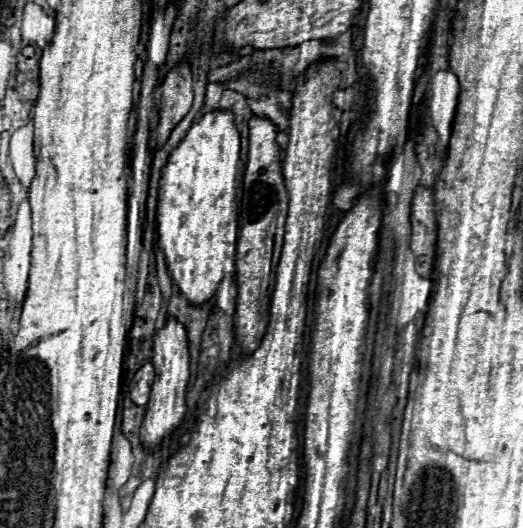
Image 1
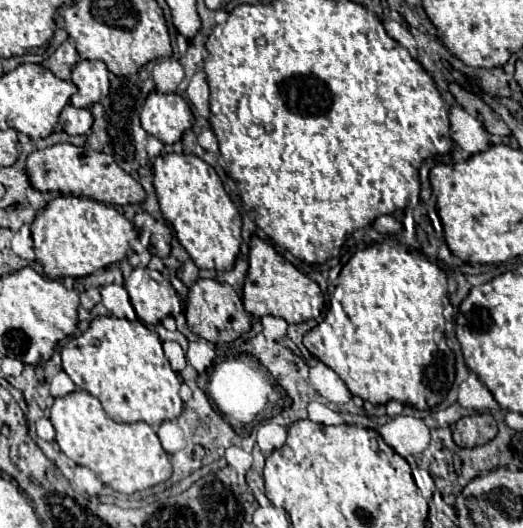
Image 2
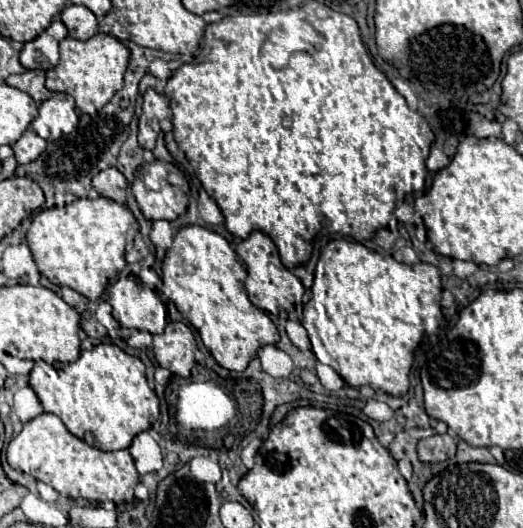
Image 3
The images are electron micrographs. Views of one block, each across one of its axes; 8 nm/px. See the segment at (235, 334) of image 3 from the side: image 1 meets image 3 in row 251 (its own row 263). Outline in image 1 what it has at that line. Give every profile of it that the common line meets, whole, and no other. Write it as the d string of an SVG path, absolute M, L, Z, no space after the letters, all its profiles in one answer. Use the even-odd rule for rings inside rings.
M212 110L196 118L162 168L156 206L158 240L164 248L172 280L194 306L210 300L220 280L236 270L236 192L240 182L240 134L230 110Z

